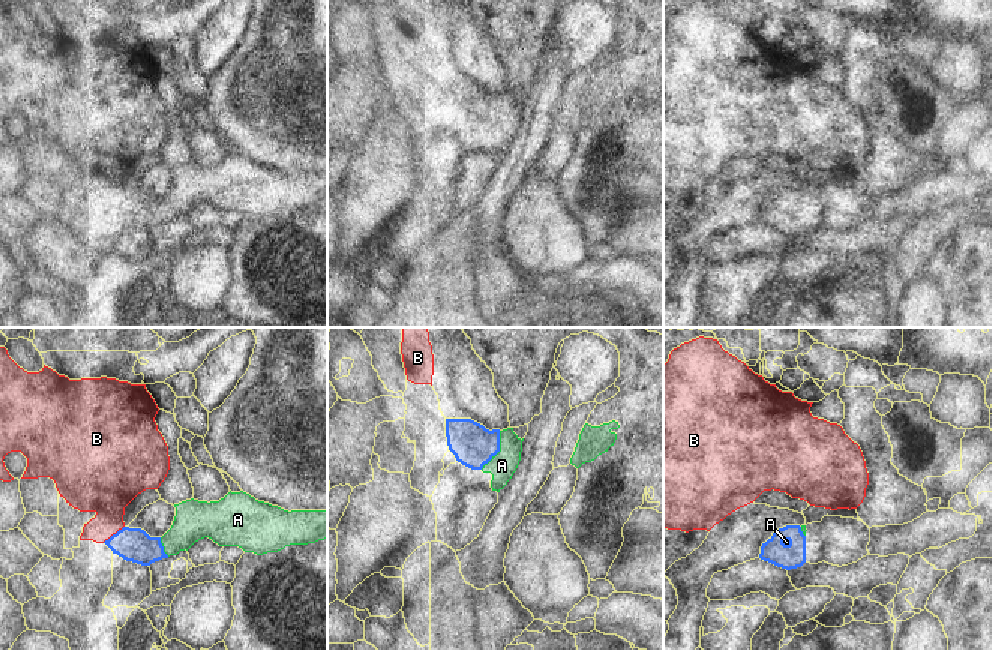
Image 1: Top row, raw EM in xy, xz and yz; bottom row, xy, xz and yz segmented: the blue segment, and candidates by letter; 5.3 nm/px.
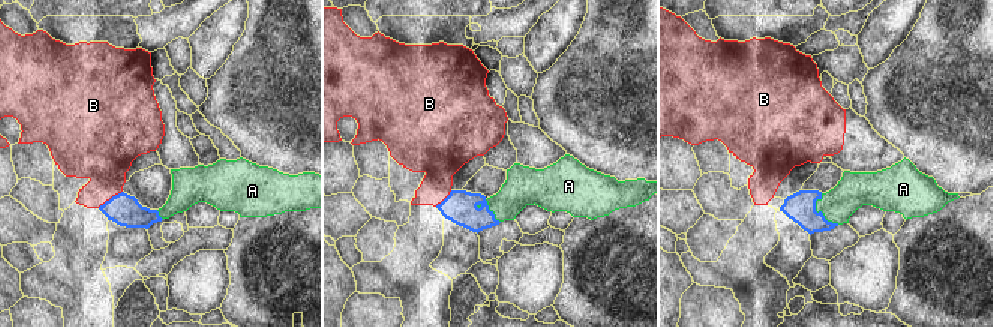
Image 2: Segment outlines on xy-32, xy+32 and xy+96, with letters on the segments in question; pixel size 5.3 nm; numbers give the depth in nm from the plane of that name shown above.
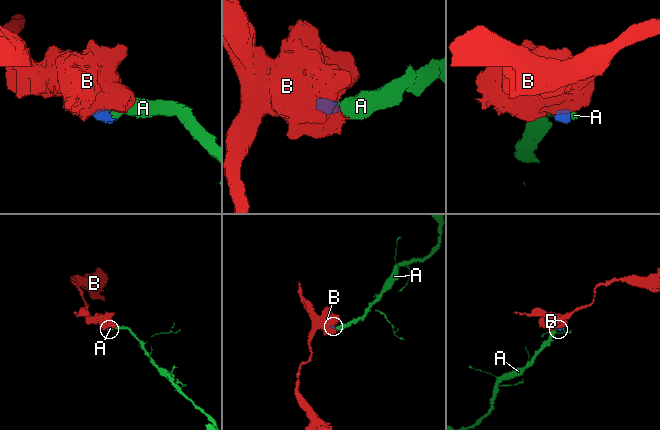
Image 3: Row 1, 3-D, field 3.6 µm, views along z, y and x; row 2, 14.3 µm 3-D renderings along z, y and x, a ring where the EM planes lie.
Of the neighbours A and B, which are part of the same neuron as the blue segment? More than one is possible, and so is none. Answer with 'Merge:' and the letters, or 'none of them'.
Merge: A

